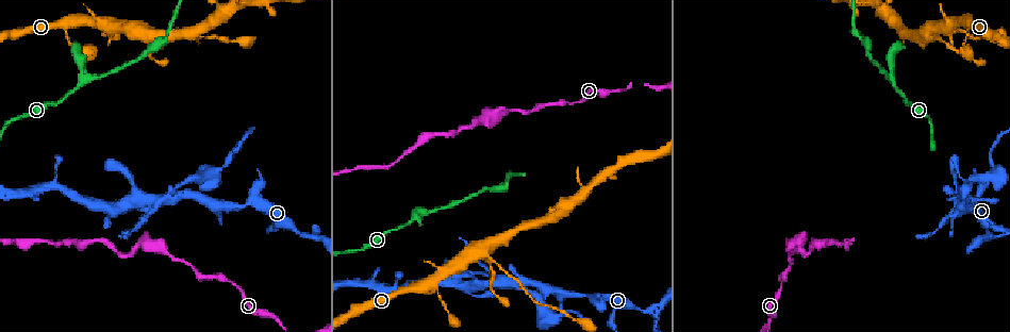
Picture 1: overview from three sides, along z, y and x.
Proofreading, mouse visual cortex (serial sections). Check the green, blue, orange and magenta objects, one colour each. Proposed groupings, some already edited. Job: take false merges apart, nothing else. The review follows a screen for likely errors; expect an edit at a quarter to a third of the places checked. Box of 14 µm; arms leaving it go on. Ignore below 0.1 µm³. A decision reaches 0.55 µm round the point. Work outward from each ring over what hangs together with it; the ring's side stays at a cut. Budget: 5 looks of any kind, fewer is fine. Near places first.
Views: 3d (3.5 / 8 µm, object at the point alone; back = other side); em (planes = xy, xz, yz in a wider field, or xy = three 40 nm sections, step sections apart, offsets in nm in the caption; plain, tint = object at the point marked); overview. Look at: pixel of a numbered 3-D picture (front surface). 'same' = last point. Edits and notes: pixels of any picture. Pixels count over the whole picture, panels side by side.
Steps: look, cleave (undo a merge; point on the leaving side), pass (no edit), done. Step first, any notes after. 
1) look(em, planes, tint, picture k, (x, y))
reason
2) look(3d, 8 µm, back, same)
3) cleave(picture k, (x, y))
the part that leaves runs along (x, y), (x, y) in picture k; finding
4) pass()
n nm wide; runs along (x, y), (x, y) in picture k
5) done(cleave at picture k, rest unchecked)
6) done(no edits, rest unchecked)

look(3d, 3.5 µm, picture 1, (515, 284))
side arm on a straight run

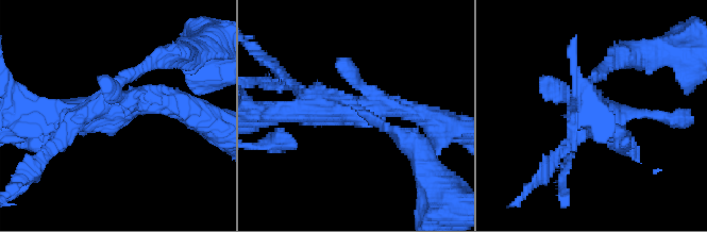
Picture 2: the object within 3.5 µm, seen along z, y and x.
look(em, planes, tint, picture 2, (353, 113))
shape alone is not enough

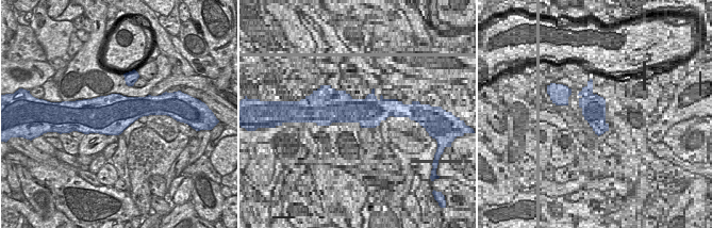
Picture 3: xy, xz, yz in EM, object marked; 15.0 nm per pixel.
cleave(picture 2, (147, 67))
the part that leaves runs along (121, 84), (167, 55), (187, 55) in picture 2; a second cell is stuck on

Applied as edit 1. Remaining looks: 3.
look(overview)

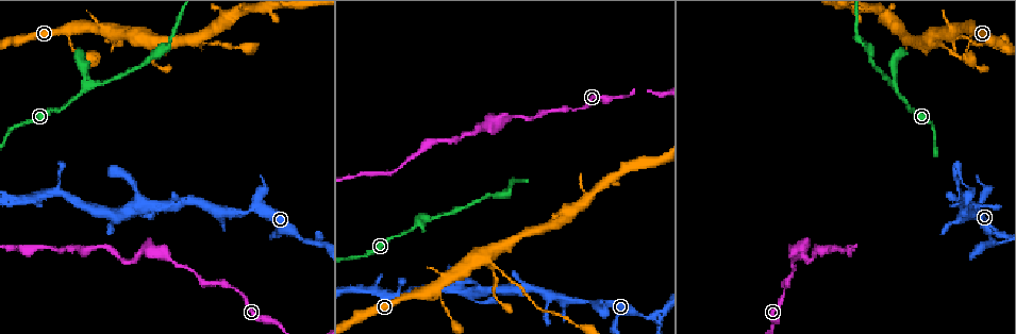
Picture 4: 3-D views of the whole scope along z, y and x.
look(em, xy, step 1, tint, picture 4, (490, 264))

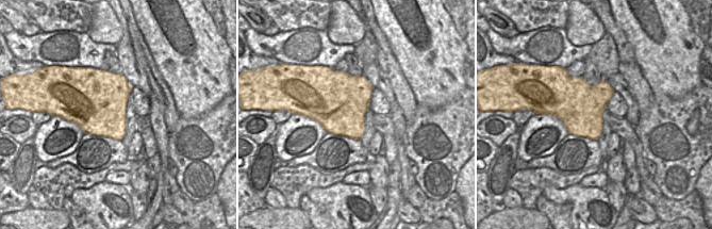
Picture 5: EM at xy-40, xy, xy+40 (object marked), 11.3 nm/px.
look(3d, 3.5 µm, same)

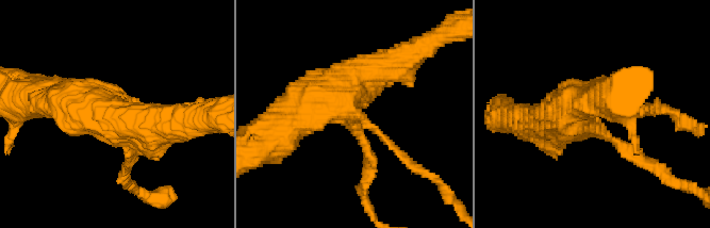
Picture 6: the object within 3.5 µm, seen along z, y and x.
pass()
all the same cell

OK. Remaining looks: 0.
done(cleave at picture 2, rest unchecked)

